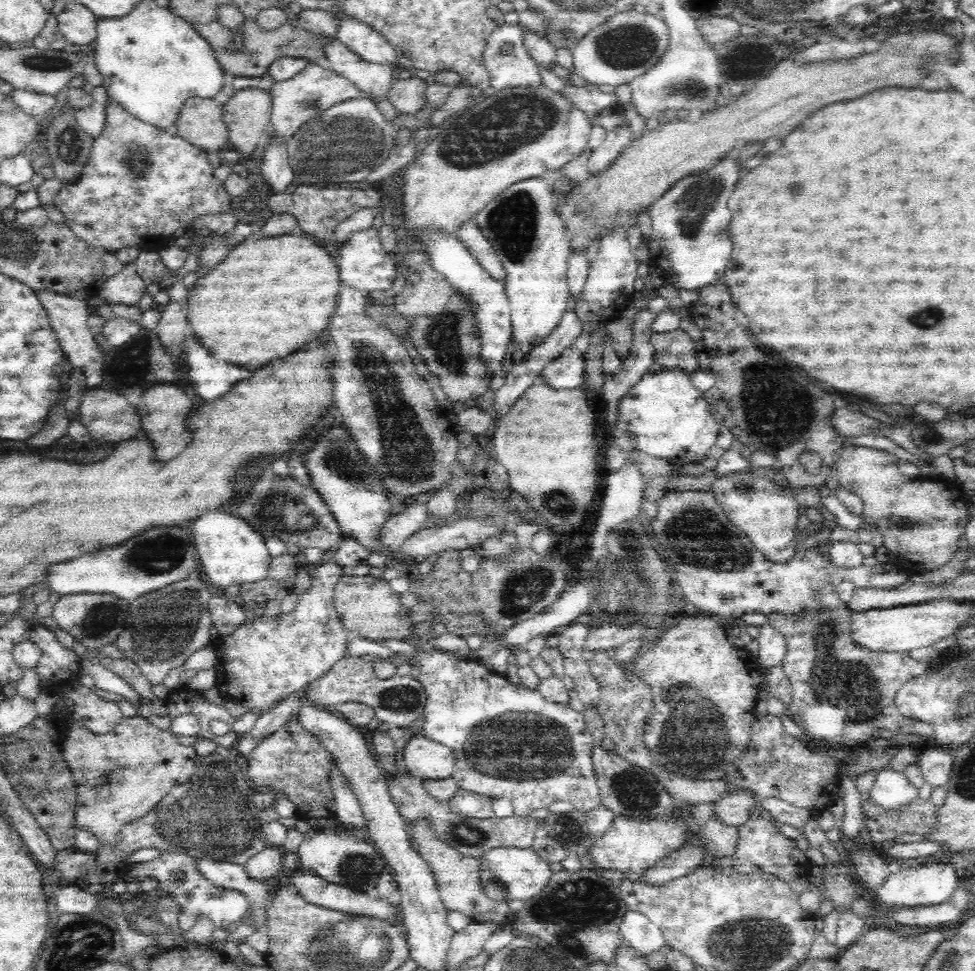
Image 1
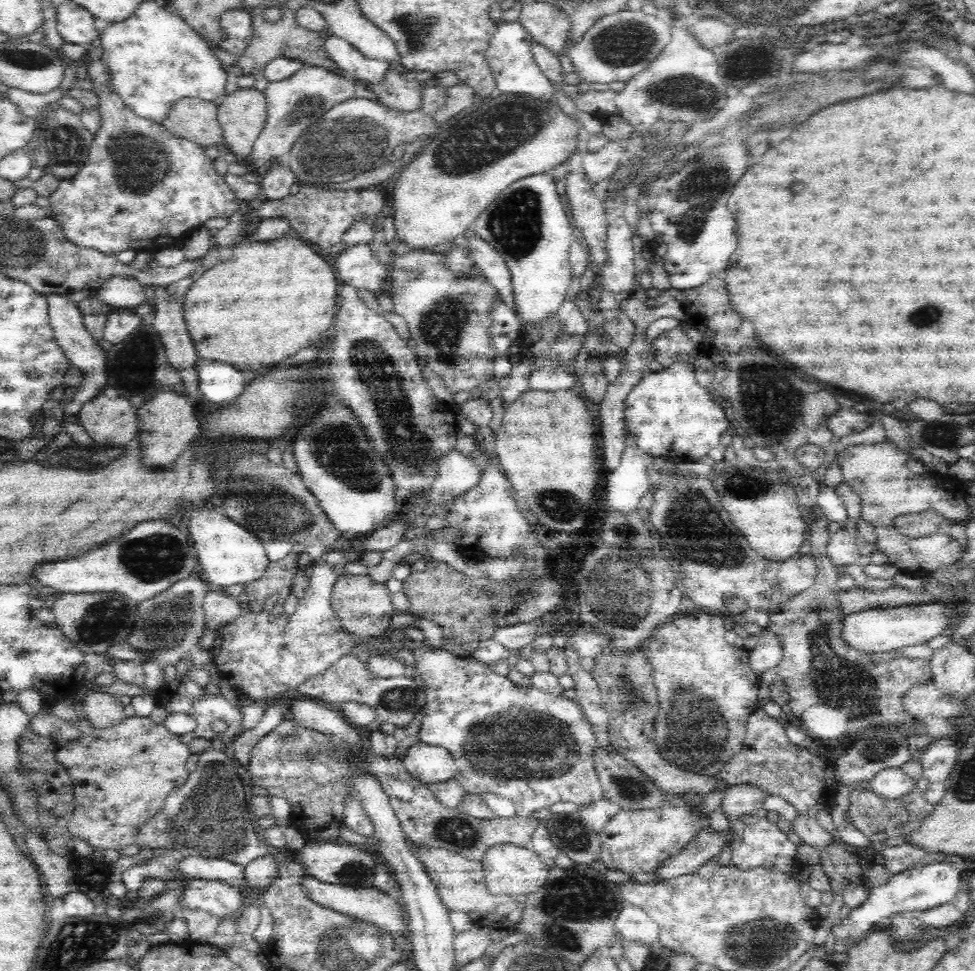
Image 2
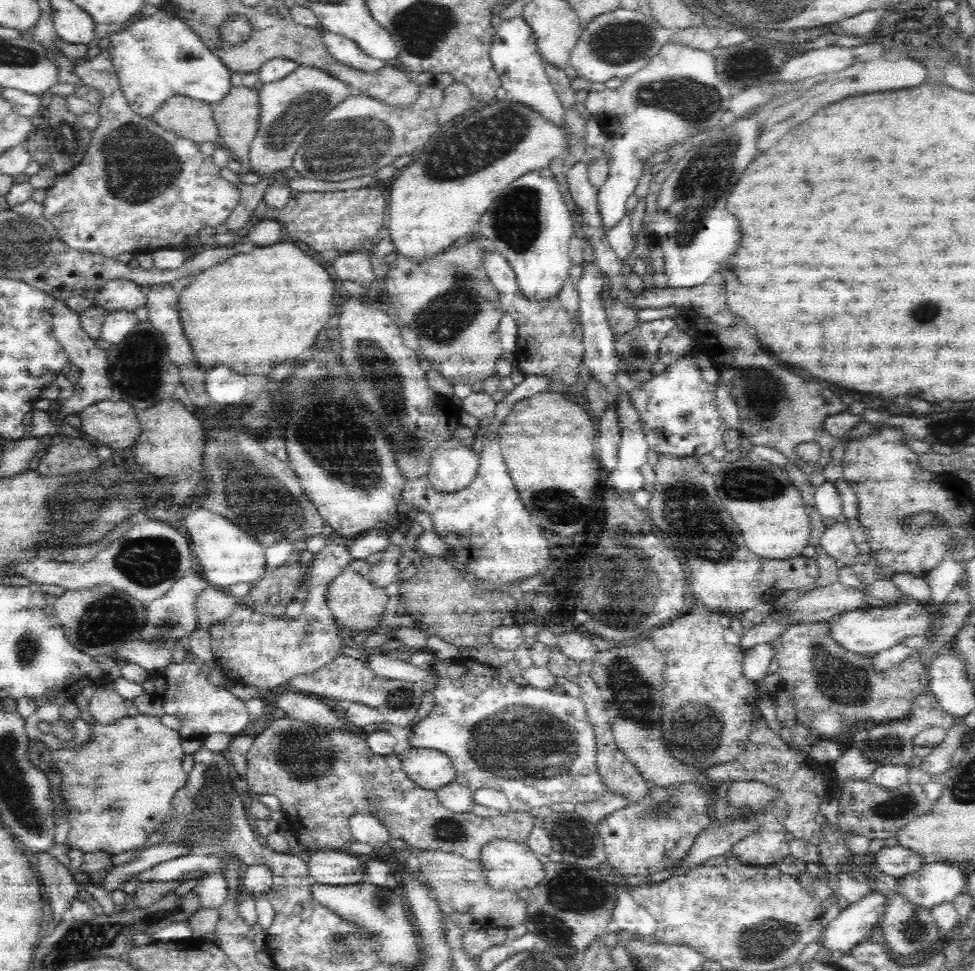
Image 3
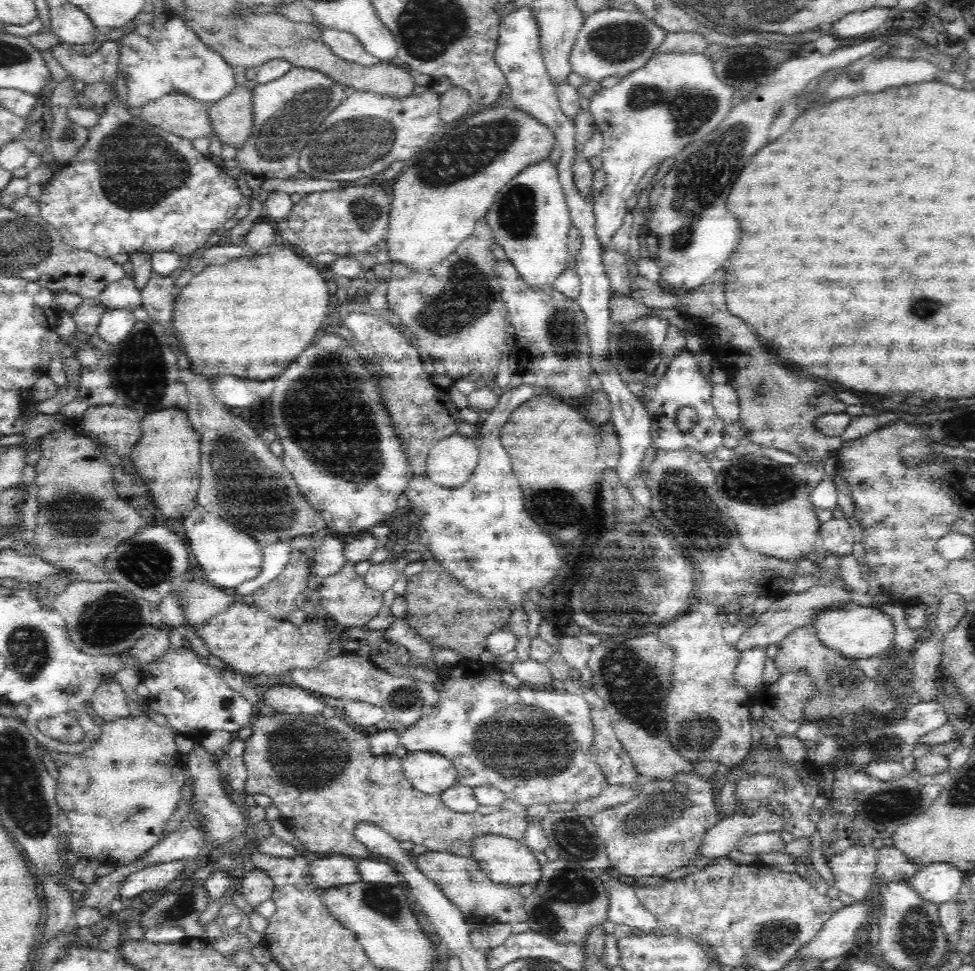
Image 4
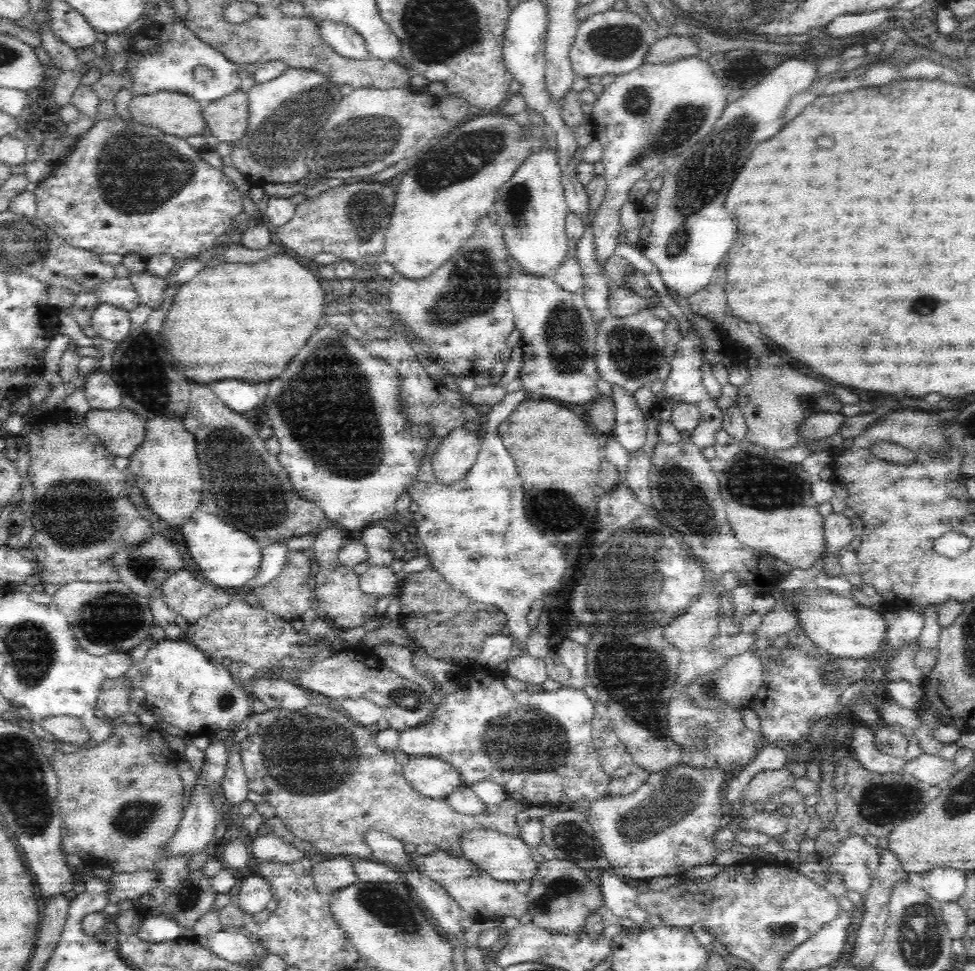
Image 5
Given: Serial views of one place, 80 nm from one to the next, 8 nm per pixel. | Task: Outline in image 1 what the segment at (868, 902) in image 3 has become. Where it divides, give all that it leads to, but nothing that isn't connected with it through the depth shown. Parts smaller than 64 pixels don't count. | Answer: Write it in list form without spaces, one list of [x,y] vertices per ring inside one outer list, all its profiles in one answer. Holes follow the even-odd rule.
[[[926,863],[919,864],[914,867],[903,868],[899,871],[890,871],[886,880],[878,887],[876,908],[878,914],[884,912],[884,904],[886,906],[924,906],[934,905],[946,902],[950,899],[958,885],[958,877],[956,877],[956,869],[948,863]]]

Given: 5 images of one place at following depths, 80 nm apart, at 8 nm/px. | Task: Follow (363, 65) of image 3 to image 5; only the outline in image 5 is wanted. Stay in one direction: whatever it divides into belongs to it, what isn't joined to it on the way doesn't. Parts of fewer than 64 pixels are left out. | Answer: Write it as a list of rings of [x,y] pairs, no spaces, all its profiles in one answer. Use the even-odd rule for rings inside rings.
[[[324,21],[319,23],[322,40],[336,54],[350,60],[363,61],[370,59],[366,44],[358,32],[344,23]]]

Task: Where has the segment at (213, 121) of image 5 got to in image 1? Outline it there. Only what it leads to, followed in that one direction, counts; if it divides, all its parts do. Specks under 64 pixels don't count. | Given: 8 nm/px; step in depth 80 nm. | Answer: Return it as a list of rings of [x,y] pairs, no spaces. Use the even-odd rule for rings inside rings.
[[[247,88],[236,91],[223,106],[223,119],[229,130],[229,141],[240,153],[256,155],[261,141],[270,132],[272,99],[269,90]]]

